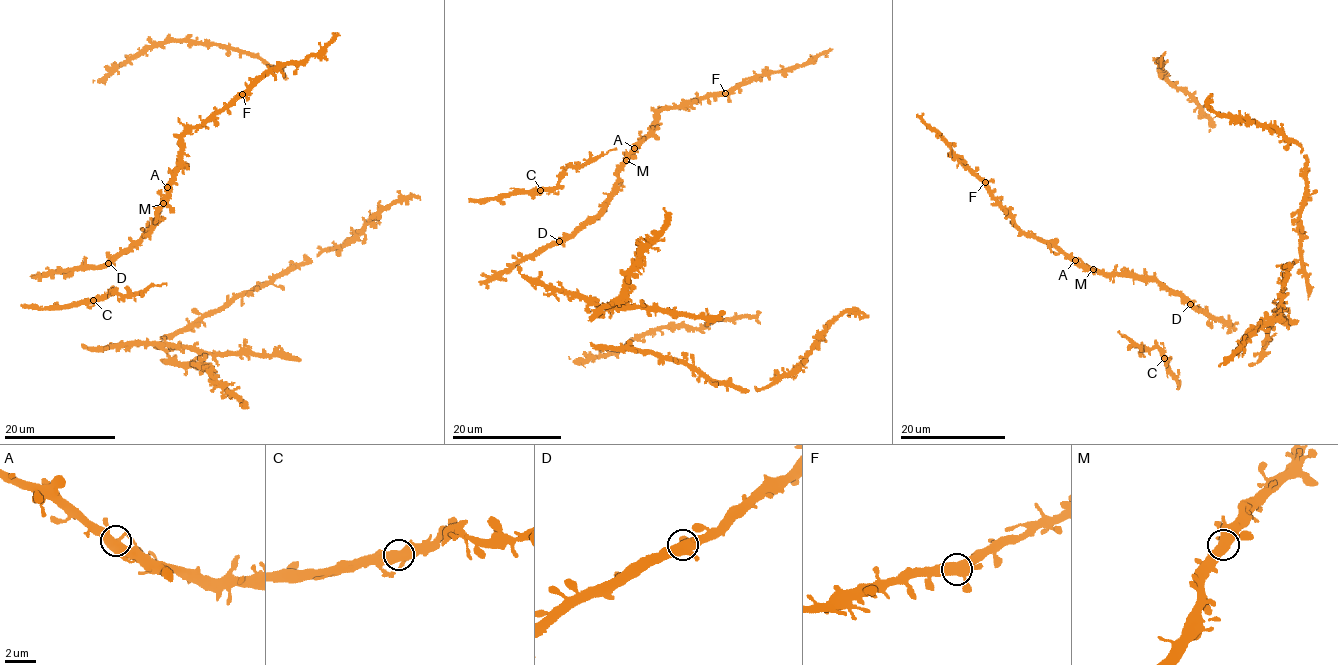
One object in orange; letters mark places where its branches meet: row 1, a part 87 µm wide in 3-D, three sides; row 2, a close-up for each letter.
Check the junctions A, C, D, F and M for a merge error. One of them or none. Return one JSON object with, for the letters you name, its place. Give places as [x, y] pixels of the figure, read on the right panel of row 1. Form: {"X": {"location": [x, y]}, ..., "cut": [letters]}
{"cut": []}

